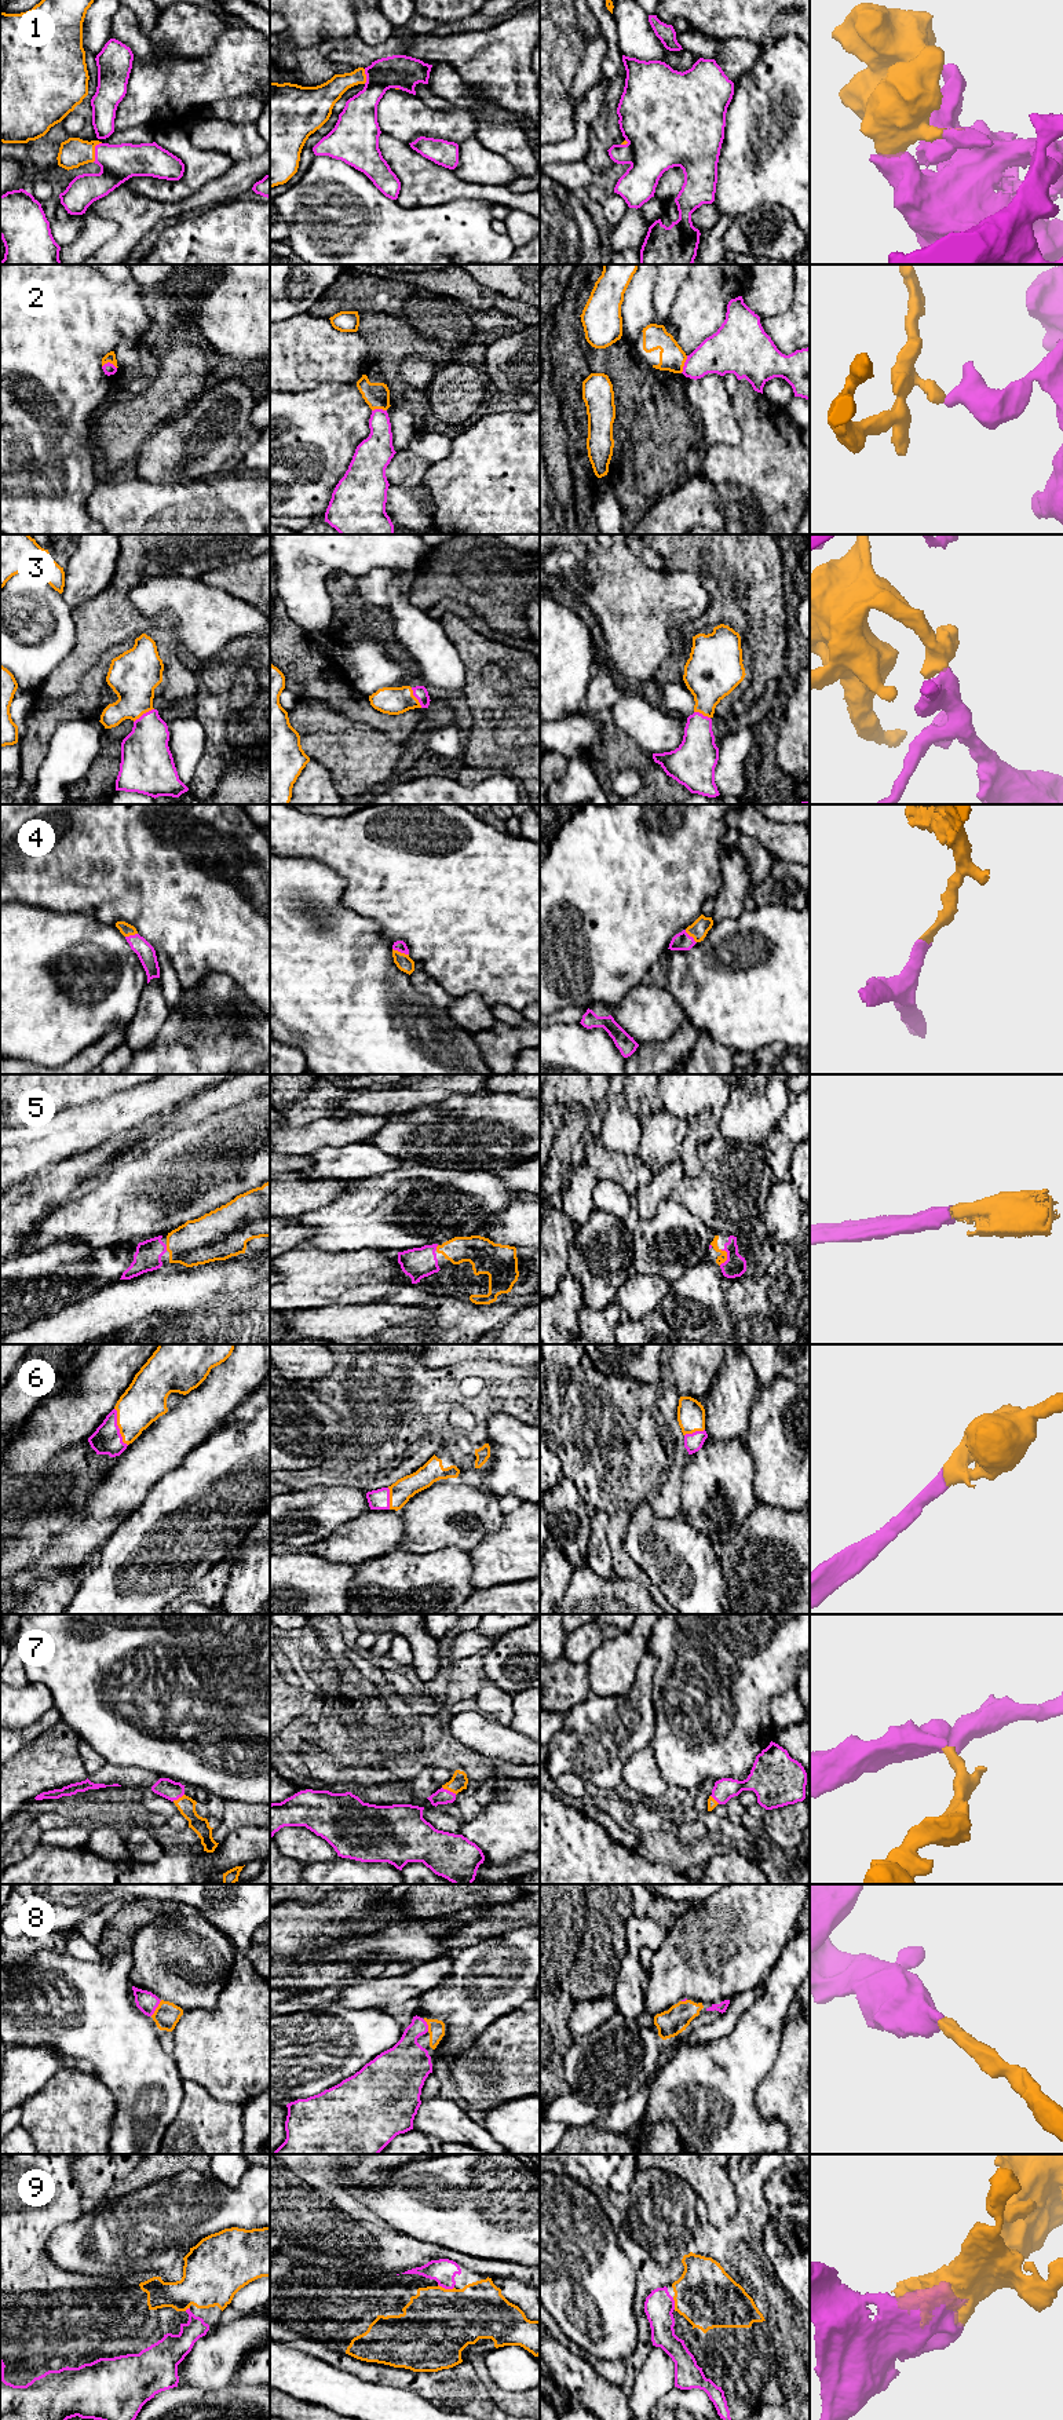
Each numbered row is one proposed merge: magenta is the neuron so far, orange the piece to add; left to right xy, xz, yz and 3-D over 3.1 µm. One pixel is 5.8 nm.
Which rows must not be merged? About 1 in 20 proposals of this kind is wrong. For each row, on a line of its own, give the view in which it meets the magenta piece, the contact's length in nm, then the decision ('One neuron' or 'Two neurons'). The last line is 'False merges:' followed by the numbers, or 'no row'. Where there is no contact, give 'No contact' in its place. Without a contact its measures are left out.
1: Touches magenta in xy. Shared border 130 nm. One neuron
2: Touches magenta in yz. Shared border 110 nm. One neuron
3: Touches magenta in xy. Shared border 150 nm. One neuron
4: Touches magenta in xz. Shared border 100 nm. One neuron
5: Touches magenta in yz. Shared border 100 nm. One neuron
6: Touches magenta in xy. Shared border 240 nm. One neuron
7: Touches magenta in xz. Shared border 100 nm. One neuron
8: Touches magenta in xy. Shared border 120 nm. One neuron
9: Touches magenta in xz. Shared border 100 nm. One neuron
False merges: no row

